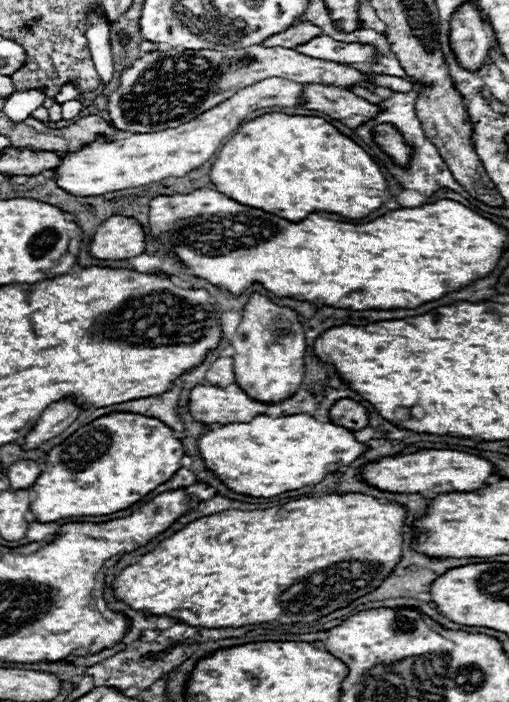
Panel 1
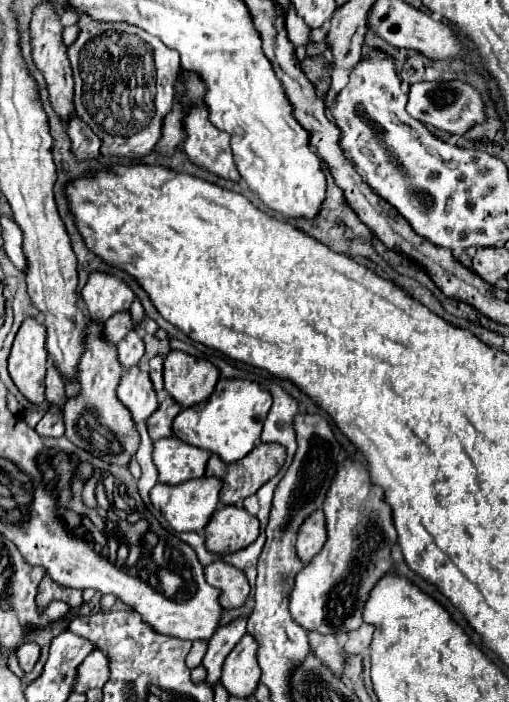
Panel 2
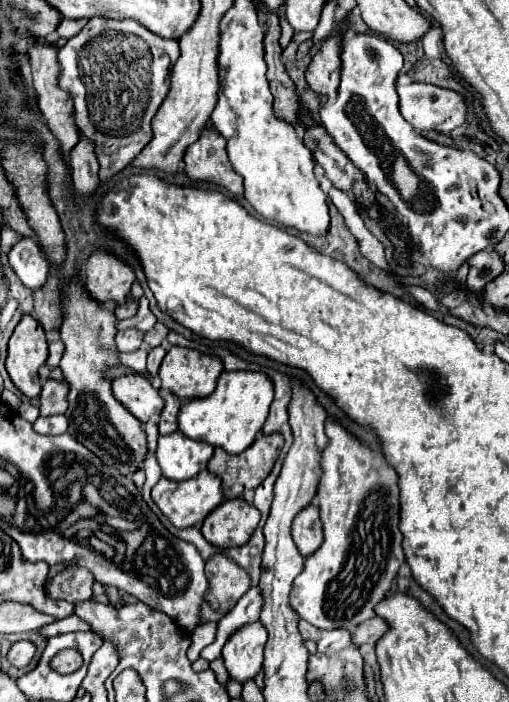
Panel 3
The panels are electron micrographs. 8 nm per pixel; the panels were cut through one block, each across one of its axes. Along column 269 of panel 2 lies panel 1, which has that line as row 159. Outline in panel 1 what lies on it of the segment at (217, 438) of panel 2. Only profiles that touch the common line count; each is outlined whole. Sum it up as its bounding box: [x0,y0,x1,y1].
[372,124,412,168]

